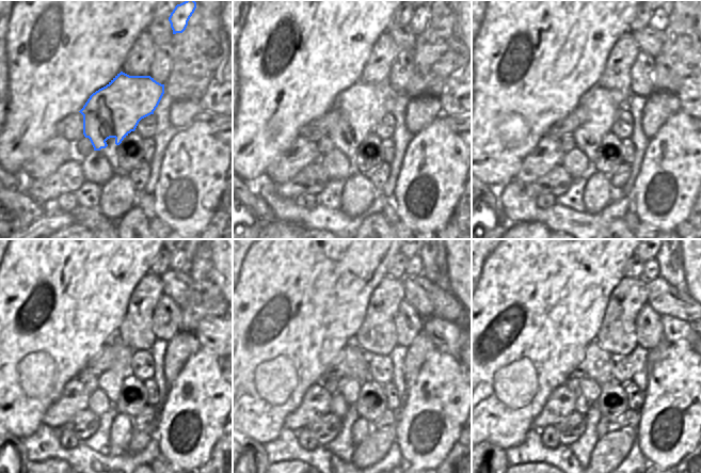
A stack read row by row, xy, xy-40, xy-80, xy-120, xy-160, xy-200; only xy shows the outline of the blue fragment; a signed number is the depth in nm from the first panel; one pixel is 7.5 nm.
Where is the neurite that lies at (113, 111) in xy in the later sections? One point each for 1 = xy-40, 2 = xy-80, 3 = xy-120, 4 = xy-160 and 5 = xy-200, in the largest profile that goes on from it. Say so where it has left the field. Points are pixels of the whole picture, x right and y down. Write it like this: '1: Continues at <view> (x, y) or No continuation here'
1: Continues at xy-40 (357, 110)
2: Continues at xy-80 (601, 108)
3: Continues at xy-120 (122, 368)
4: Continues at xy-160 (345, 381)
5: Continues at xy-200 (583, 381).

